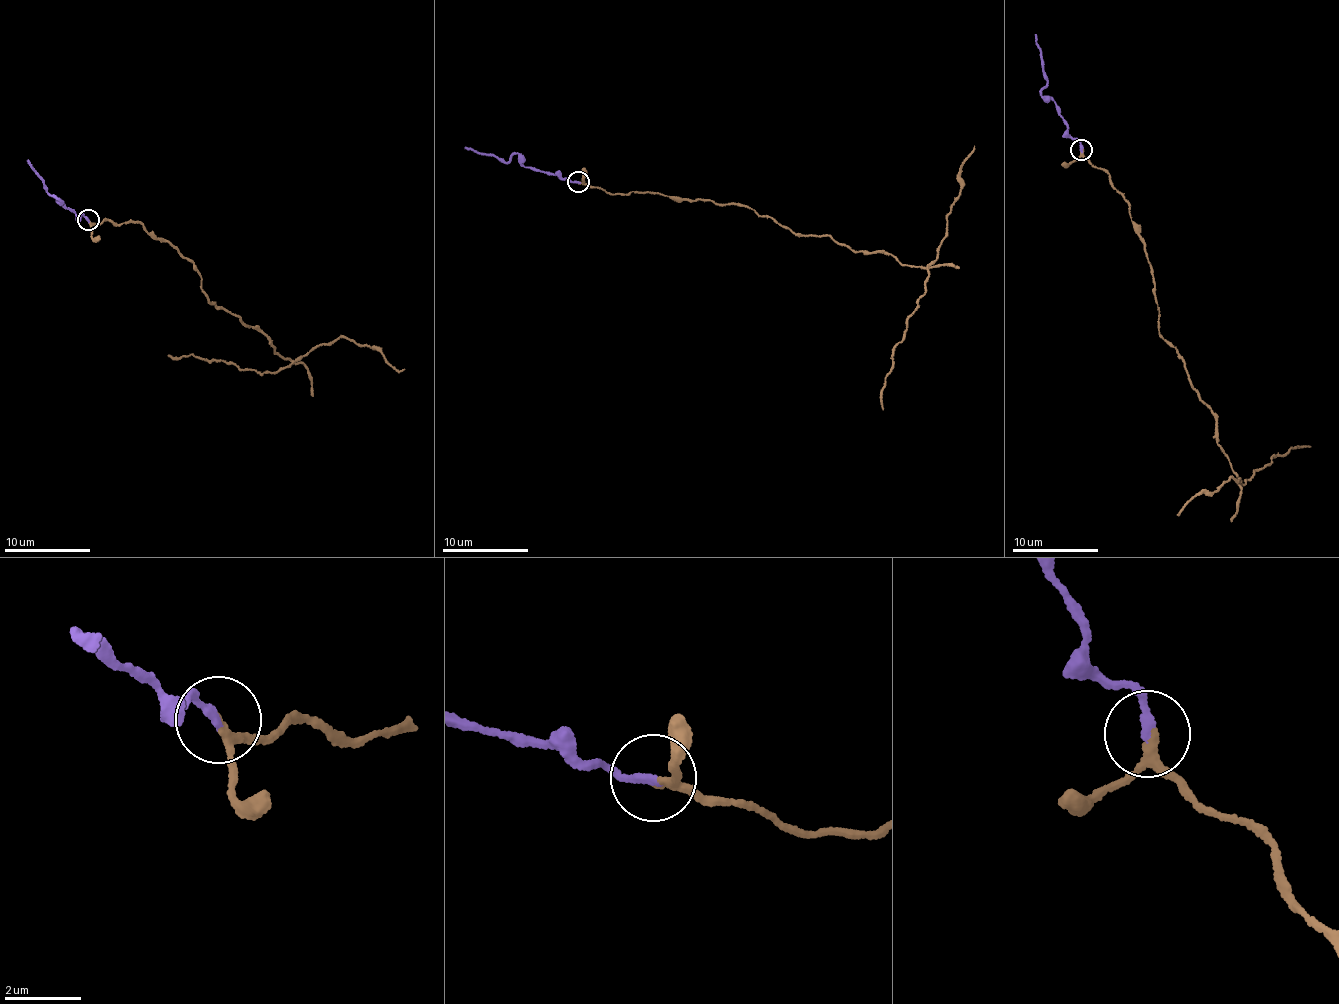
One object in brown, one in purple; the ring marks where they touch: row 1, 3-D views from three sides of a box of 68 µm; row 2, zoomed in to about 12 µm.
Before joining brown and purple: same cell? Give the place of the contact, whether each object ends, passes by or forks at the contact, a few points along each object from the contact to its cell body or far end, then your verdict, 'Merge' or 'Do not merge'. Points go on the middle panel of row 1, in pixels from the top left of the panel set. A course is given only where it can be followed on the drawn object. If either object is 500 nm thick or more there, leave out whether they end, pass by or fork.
Place: (578, 181). At the ring brown passes by. At the ring purple ends. Course of brown: (577, 183), (612, 194), (645, 191), (737, 204), (796, 233), (928, 269), (894, 347), (882, 410). Course of purple: (577, 181), (532, 170), (515, 155), (506, 162), (491, 153), (464, 148). Merge

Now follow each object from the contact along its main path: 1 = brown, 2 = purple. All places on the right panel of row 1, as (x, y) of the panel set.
1: (1082, 148), (1128, 205), (1154, 276), (1159, 335), (1210, 407), (1238, 479), (1311, 445)
2: (1080, 149), (1058, 108), (1041, 93), (1048, 82), (1036, 33)

